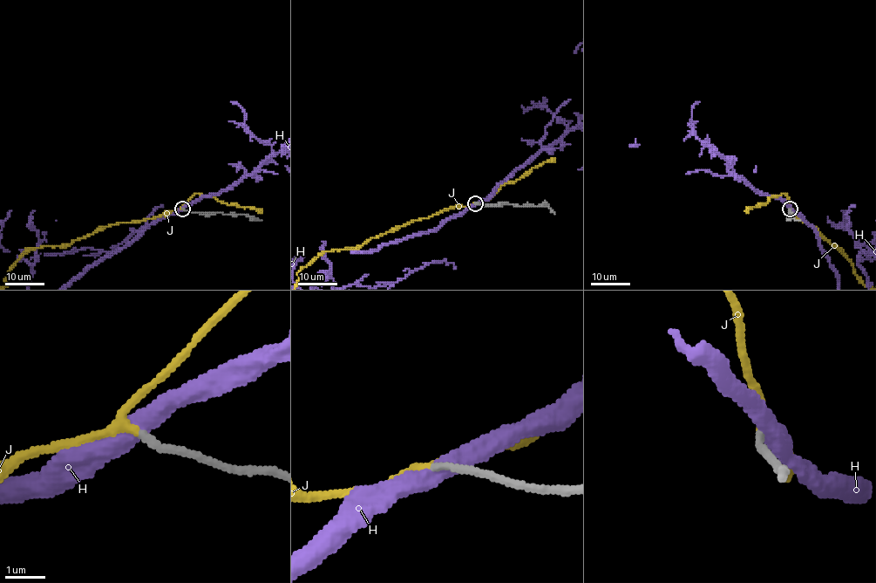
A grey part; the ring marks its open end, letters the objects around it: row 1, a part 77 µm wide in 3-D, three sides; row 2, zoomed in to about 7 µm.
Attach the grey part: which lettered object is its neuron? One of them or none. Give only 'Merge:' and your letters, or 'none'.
Merge: J

